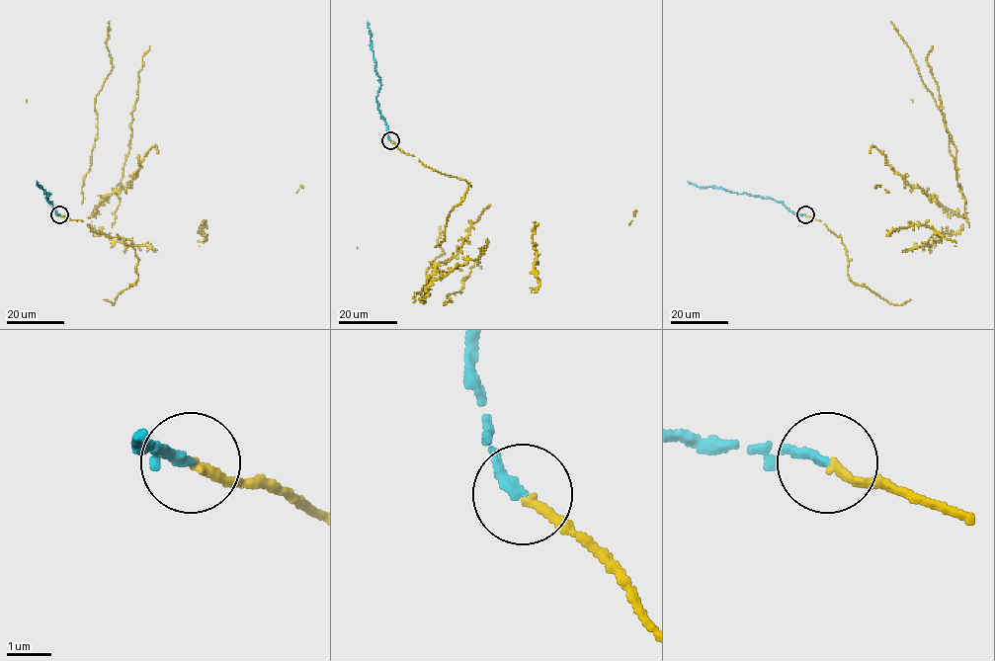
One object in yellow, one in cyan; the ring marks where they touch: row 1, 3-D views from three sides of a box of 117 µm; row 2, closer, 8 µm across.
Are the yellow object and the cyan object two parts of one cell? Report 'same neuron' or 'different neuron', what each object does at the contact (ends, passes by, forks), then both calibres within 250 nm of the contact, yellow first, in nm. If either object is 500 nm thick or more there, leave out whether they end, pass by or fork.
same neuron | yellow ends | cyan ends | 190/220 nm

